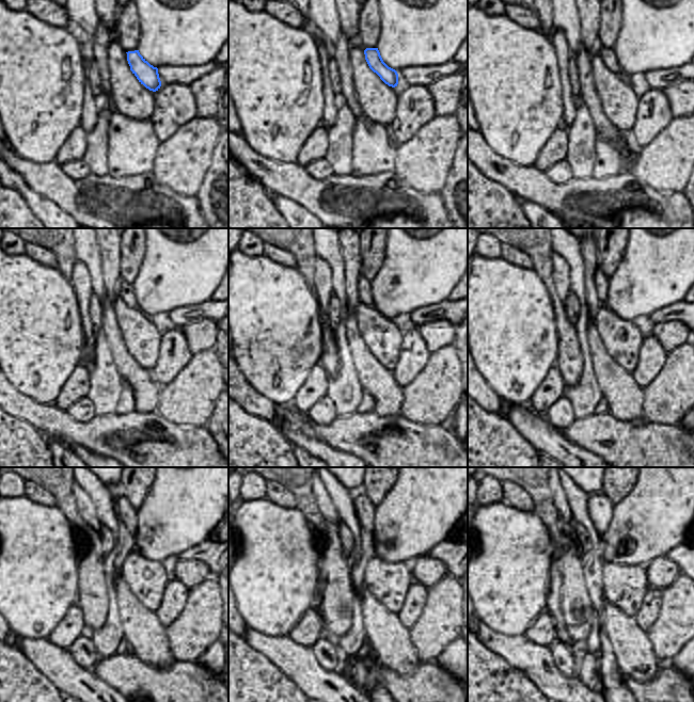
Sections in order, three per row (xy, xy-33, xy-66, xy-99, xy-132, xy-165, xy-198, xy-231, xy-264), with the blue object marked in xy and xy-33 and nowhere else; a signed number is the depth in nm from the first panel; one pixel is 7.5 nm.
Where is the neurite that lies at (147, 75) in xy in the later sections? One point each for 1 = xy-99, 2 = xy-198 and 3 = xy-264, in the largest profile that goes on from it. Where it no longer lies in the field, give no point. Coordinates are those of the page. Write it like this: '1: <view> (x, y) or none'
1: xy-99 (127, 293)
2: xy-198 (128, 514)
3: xy-264 (601, 509)

